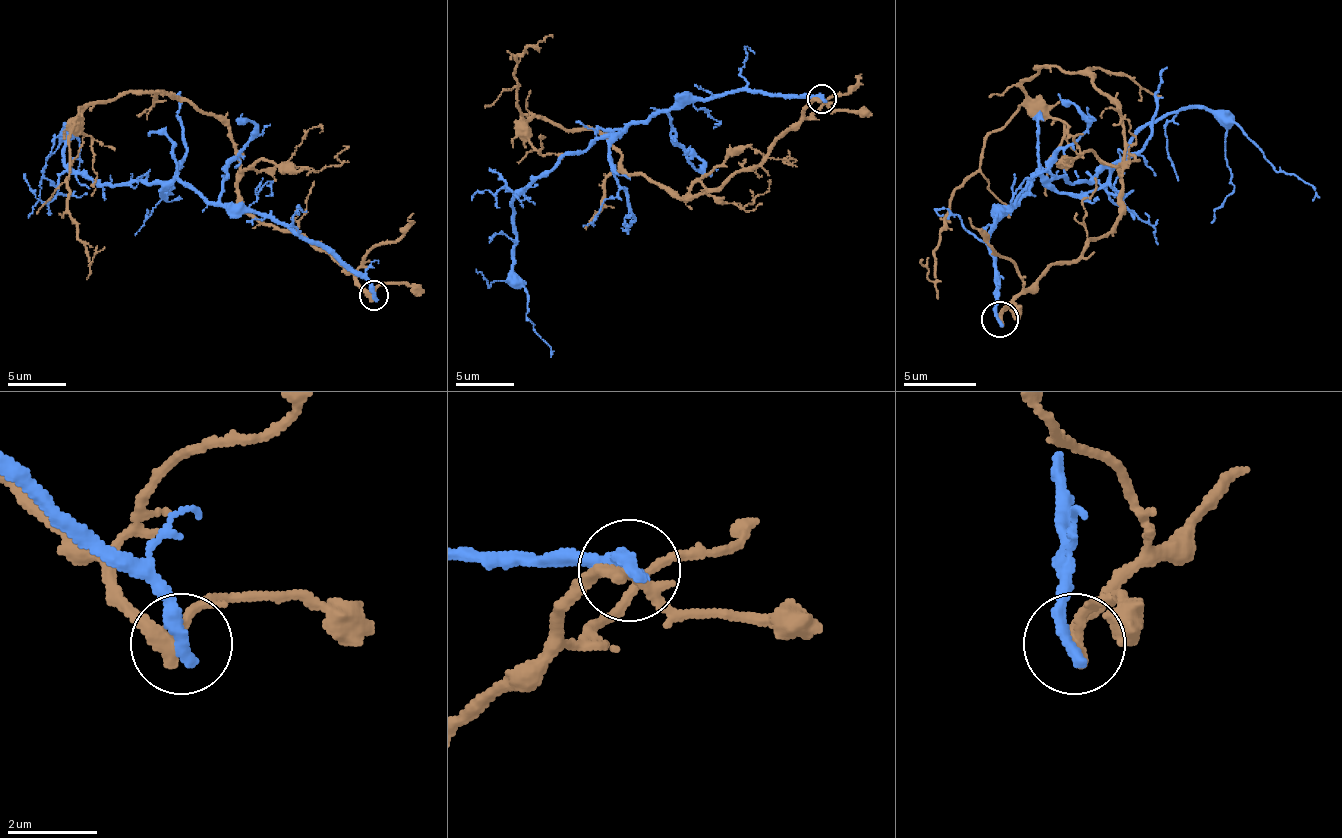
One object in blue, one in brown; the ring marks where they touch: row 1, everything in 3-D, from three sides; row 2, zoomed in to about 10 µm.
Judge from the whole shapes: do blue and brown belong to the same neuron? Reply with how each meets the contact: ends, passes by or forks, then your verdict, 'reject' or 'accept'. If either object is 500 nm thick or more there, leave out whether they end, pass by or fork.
blue ends | brown passes by | reject

